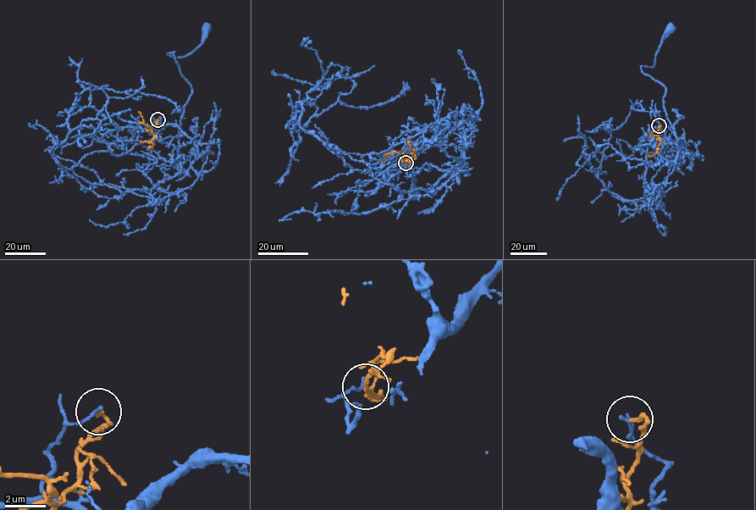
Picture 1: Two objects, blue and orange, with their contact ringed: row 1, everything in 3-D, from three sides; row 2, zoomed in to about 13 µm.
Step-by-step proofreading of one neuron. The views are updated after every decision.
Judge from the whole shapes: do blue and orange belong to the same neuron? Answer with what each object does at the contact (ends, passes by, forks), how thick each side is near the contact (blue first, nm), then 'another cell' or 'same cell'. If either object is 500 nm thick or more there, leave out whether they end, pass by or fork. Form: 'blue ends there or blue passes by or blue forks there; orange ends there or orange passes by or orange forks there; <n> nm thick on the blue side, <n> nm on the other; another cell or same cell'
blue ends there; orange ends there; 160 nm thick on the blue side, 180 nm on the other; another cell

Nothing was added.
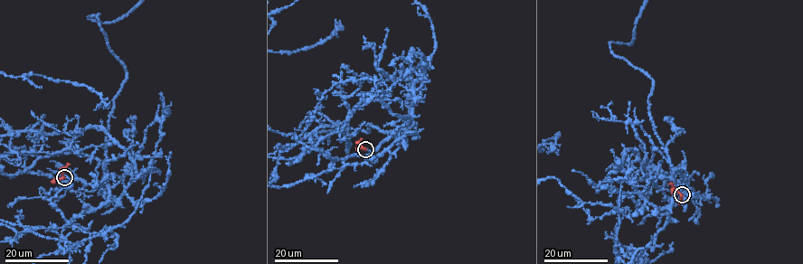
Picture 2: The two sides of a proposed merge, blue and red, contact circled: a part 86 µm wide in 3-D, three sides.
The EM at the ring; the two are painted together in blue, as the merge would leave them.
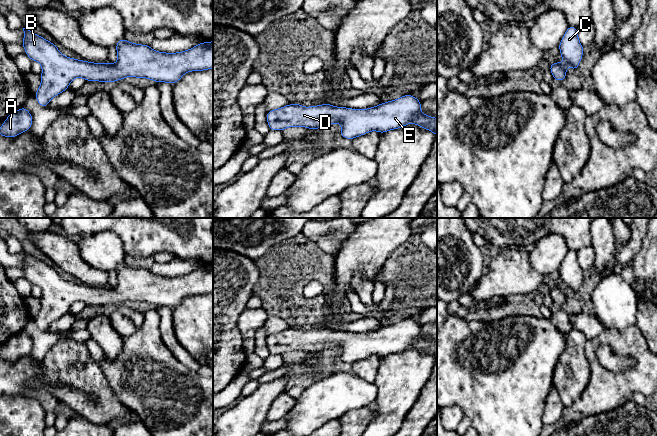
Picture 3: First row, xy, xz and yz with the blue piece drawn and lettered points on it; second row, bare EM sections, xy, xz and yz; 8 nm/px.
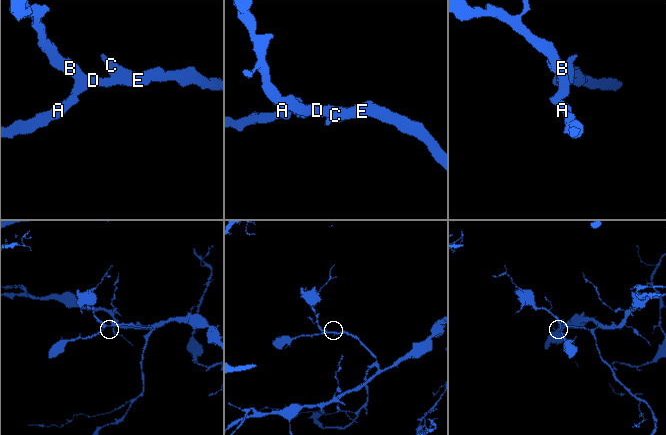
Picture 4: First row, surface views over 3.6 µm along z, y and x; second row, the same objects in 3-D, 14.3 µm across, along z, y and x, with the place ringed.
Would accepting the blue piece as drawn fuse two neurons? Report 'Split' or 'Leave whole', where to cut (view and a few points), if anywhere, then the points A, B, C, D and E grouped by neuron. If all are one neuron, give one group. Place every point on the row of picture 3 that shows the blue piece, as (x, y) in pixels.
Leave whole. No split. Groups: A B C D E

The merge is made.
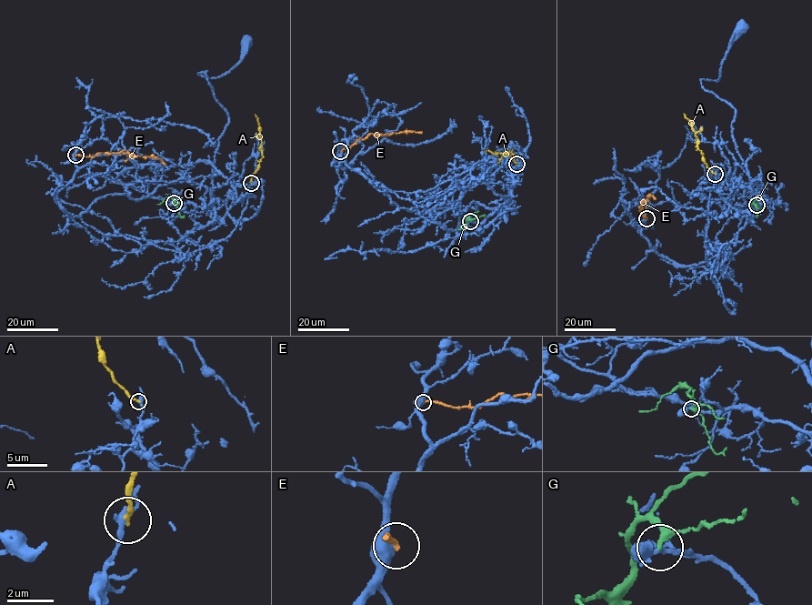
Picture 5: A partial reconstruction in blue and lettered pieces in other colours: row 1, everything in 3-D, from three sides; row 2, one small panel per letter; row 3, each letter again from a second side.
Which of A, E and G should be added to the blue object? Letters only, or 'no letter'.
no letter

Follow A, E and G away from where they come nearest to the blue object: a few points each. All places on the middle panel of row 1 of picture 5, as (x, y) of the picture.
A: (516, 164), (511, 152), (505, 155), (484, 151)
E: (341, 150), (370, 134), (422, 132)
G: (470, 221), (467, 218), (466, 226), (457, 230)

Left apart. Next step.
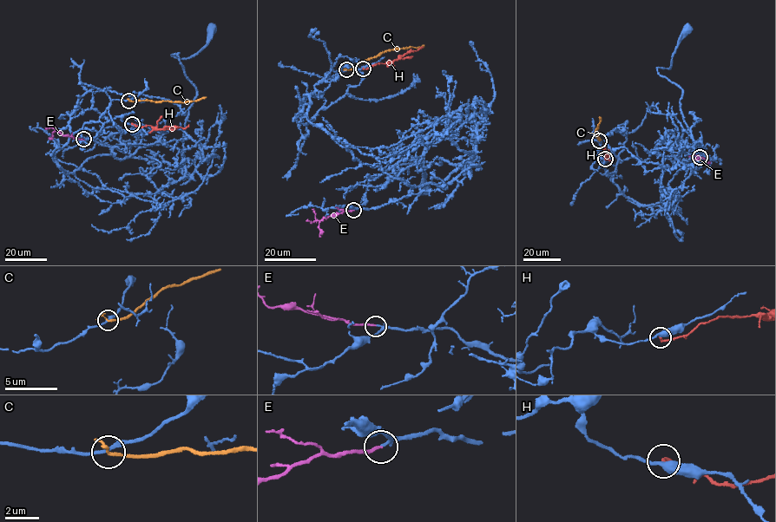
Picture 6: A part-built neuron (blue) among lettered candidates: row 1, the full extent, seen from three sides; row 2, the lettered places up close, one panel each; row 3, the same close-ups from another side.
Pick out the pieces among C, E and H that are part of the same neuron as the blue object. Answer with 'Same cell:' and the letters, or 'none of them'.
Same cell: E

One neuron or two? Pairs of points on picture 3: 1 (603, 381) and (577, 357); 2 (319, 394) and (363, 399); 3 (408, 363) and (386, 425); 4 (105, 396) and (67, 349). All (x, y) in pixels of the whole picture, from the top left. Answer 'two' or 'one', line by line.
1: two
2: one
3: one
4: one

